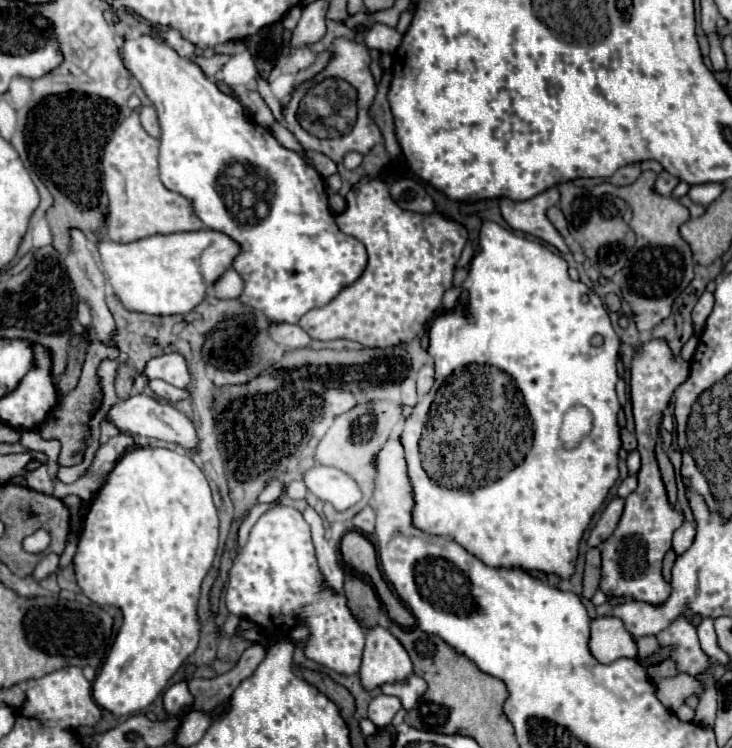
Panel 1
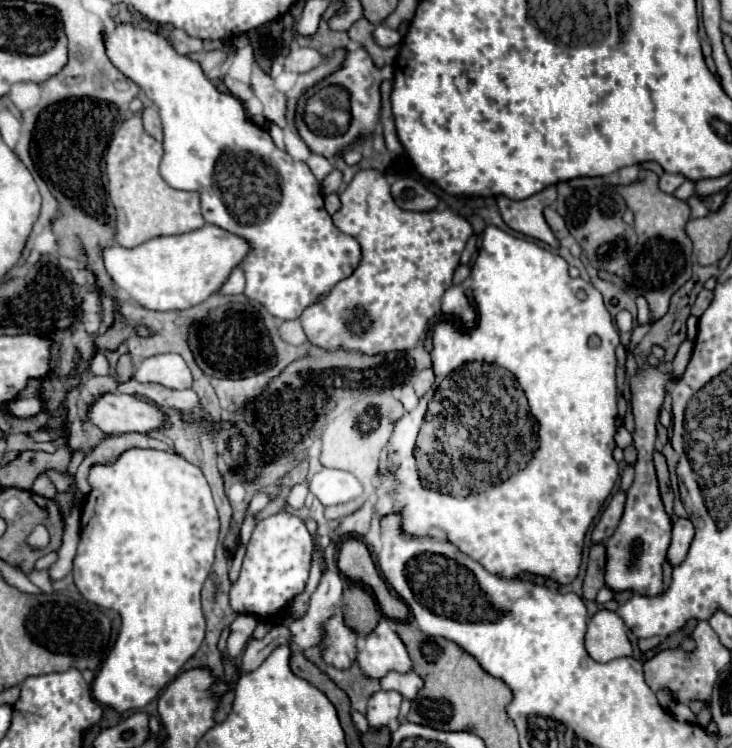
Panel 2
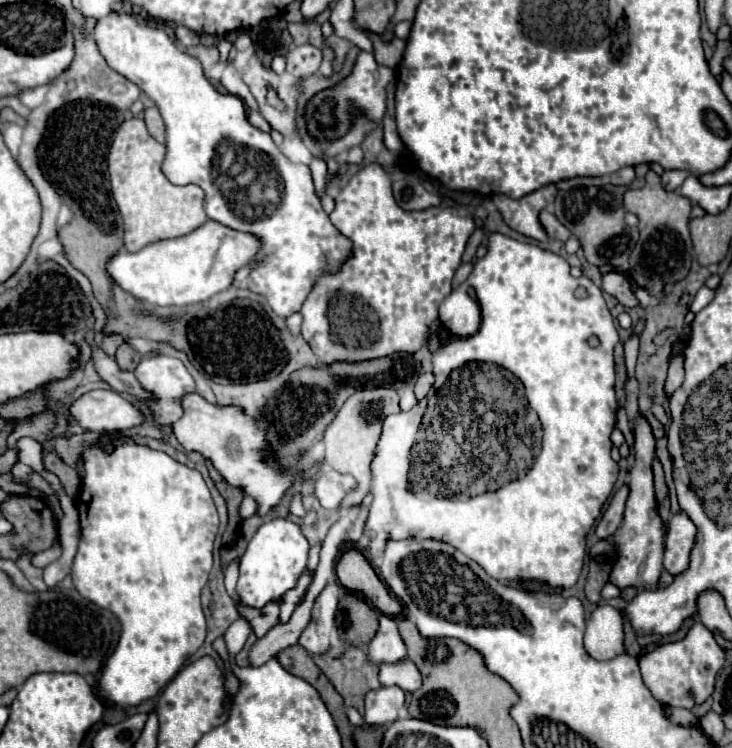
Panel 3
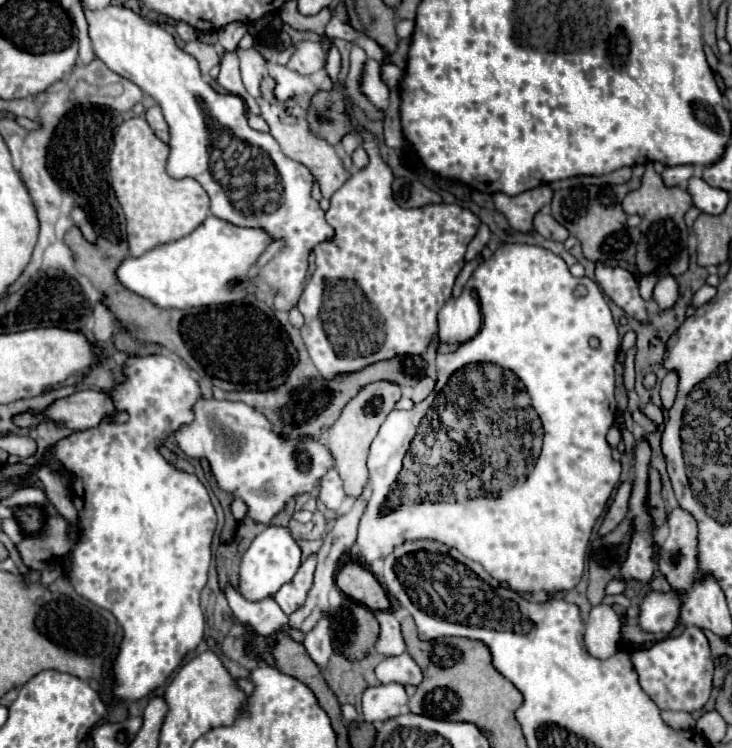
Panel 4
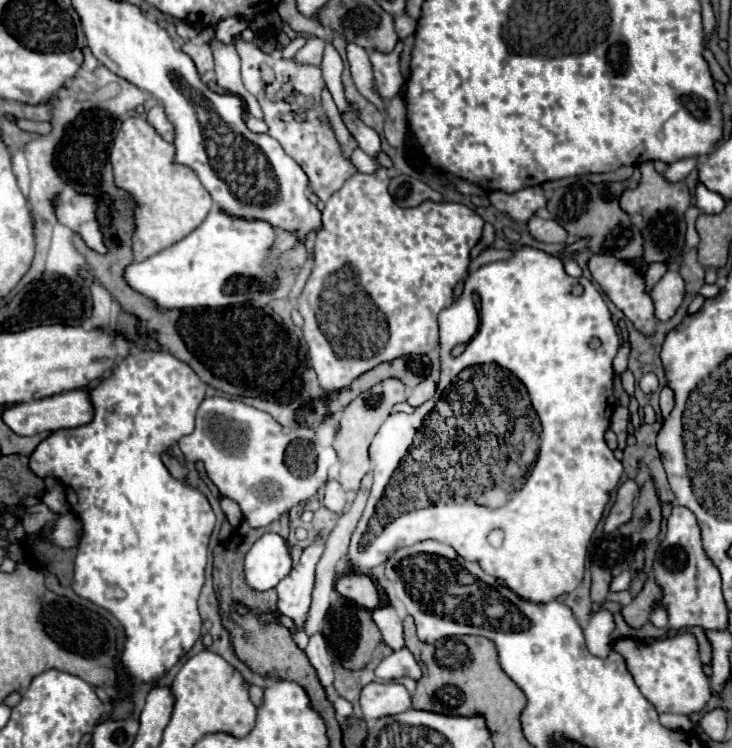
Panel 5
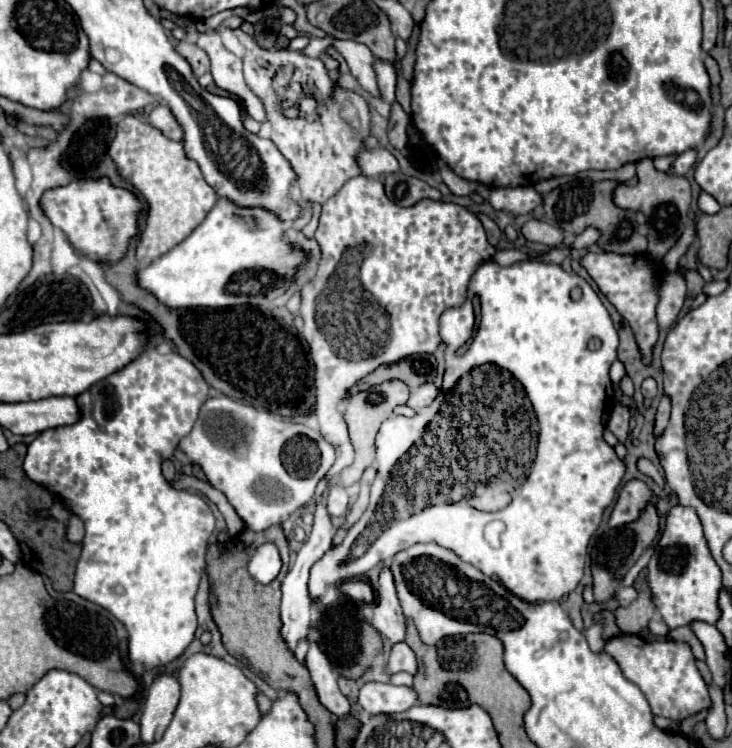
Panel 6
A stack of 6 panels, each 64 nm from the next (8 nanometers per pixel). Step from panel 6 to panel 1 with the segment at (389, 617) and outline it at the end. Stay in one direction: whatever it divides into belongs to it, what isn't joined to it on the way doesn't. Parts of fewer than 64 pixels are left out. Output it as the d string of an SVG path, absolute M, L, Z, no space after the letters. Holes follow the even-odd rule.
M374 626L366 634L366 648L360 666L360 682L364 690L382 684L404 682L412 674L412 662L402 644L384 628Z

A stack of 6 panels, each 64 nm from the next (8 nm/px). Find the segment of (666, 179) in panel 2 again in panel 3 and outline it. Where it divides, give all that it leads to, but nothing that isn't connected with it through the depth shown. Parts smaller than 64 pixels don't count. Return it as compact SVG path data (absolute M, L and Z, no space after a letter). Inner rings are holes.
M668 170L662 174L662 186L670 192L676 192L682 186L682 182L686 180L686 176L688 176L688 172L684 172L684 170Z

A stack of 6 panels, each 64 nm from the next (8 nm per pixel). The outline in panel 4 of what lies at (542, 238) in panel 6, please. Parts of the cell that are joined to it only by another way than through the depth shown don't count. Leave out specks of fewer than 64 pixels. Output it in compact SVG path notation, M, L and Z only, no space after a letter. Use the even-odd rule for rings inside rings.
M538 212L534 218L534 230L548 238L548 240L556 240L556 242L564 242L568 238L568 230L564 226L560 226L550 214L542 214Z

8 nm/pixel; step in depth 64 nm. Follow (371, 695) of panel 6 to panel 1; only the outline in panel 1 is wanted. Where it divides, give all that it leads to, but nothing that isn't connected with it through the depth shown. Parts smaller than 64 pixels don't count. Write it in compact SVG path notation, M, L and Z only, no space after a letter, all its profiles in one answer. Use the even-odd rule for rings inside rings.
M380 694L376 696L370 706L368 706L368 718L378 726L378 728L384 728L392 722L394 714L400 710L400 700L394 698L394 696L386 696L386 694Z

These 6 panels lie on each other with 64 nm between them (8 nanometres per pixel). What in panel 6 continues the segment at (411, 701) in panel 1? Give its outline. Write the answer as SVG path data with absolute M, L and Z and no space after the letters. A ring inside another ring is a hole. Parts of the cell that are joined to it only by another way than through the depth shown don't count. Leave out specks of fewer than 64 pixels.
M406 642L394 644L390 658L384 666L386 674L396 674L396 672L408 672L408 674L416 674L418 666L416 666L416 656L412 652L412 648Z

